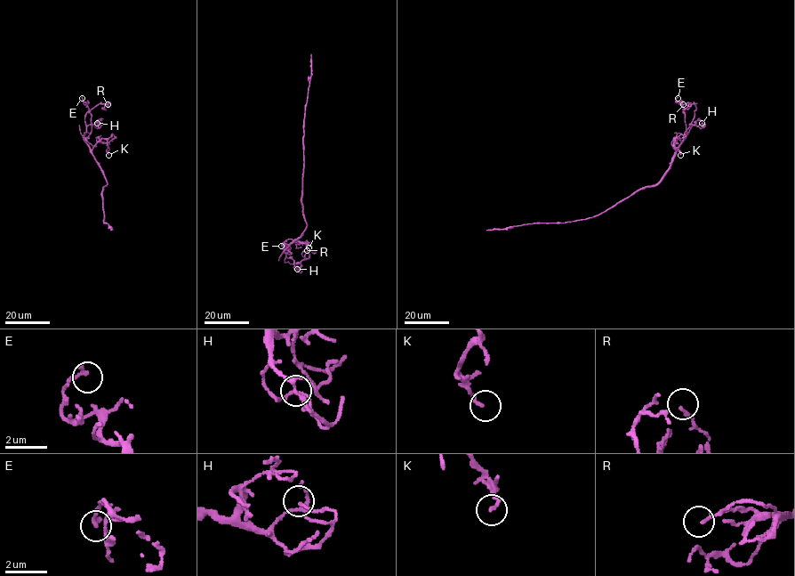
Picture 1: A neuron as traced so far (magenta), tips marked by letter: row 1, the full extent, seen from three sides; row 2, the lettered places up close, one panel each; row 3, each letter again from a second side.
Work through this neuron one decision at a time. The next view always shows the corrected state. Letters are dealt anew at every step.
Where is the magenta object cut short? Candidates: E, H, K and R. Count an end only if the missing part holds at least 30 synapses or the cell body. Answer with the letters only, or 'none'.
none

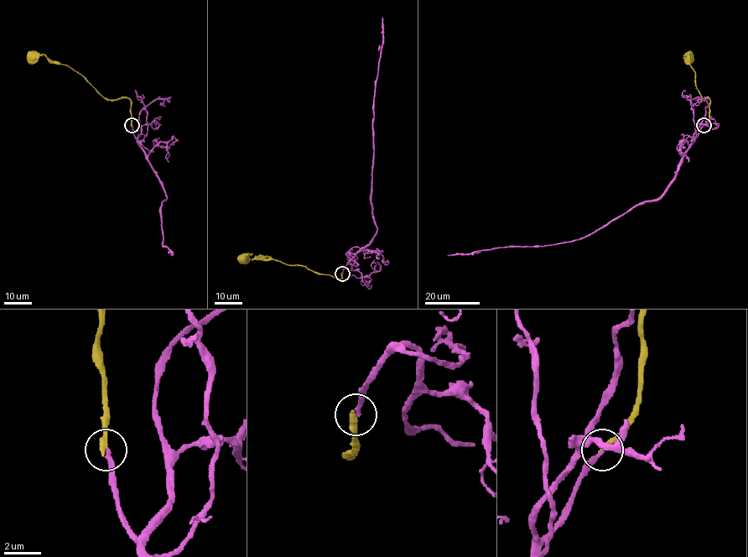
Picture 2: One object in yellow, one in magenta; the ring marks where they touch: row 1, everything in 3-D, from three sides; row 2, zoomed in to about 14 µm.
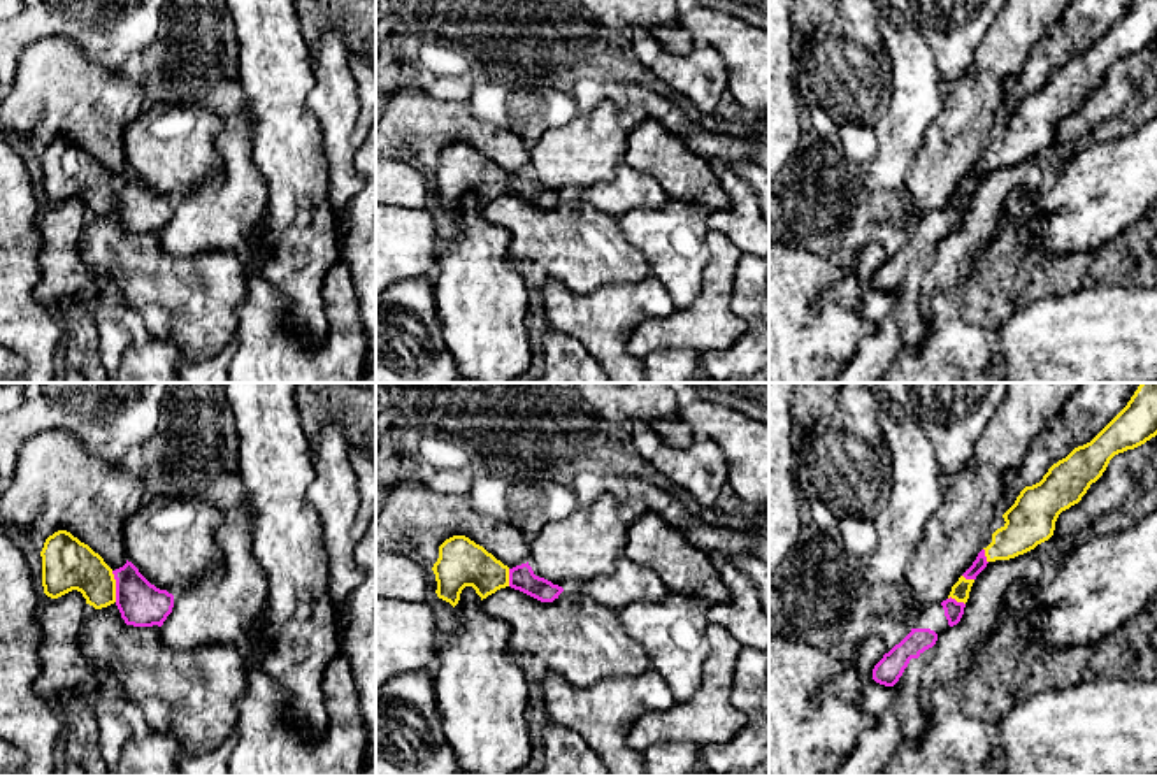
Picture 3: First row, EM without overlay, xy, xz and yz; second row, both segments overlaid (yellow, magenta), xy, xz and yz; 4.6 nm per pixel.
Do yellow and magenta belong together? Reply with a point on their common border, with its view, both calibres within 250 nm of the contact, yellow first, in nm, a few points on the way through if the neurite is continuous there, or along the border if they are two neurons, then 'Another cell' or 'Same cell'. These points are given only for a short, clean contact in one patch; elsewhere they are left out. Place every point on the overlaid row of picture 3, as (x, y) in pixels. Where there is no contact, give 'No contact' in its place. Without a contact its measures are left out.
Touches yellow at xy (114, 587). Thickness 240 nm (yellow) against 200 nm. Path across: xy (67, 564), (102, 587), (114, 587), (123, 587), (141, 604). Same cell

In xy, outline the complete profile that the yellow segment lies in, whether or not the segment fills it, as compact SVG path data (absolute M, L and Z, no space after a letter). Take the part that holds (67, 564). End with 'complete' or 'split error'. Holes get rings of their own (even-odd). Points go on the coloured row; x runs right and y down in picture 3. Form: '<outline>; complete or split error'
M67 530L49 535L40 551L44 593L58 599L77 590L95 609L116 604L126 625L162 627L174 607L174 595L151 585L126 564L112 571L88 544Z; split error

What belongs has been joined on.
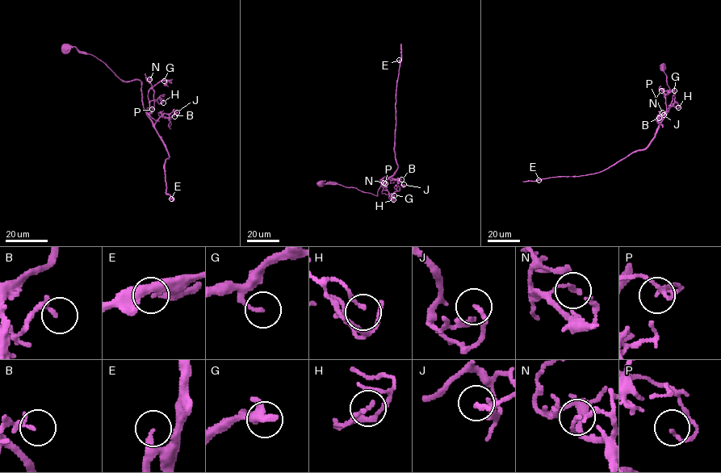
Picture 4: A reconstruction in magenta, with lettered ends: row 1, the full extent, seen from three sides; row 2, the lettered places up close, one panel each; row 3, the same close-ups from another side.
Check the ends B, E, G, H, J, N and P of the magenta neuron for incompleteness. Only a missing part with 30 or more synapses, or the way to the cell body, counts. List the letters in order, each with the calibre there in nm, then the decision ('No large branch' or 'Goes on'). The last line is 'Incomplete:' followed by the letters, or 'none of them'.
B: Thickness 200 nm. No large branch
E: Thickness 200 nm. No large branch
G: Thickness 160 nm. No large branch
H: Thickness 160 nm. No large branch
J: Thickness 180 nm. No large branch
N: Thickness 140 nm. No large branch
P: Thickness 110 nm. No large branch
Incomplete: none of them

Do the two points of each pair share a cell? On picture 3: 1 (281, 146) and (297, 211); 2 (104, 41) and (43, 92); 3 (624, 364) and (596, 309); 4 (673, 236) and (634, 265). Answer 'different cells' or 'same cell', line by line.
1: same cell
2: different cells
3: same cell
4: different cells

